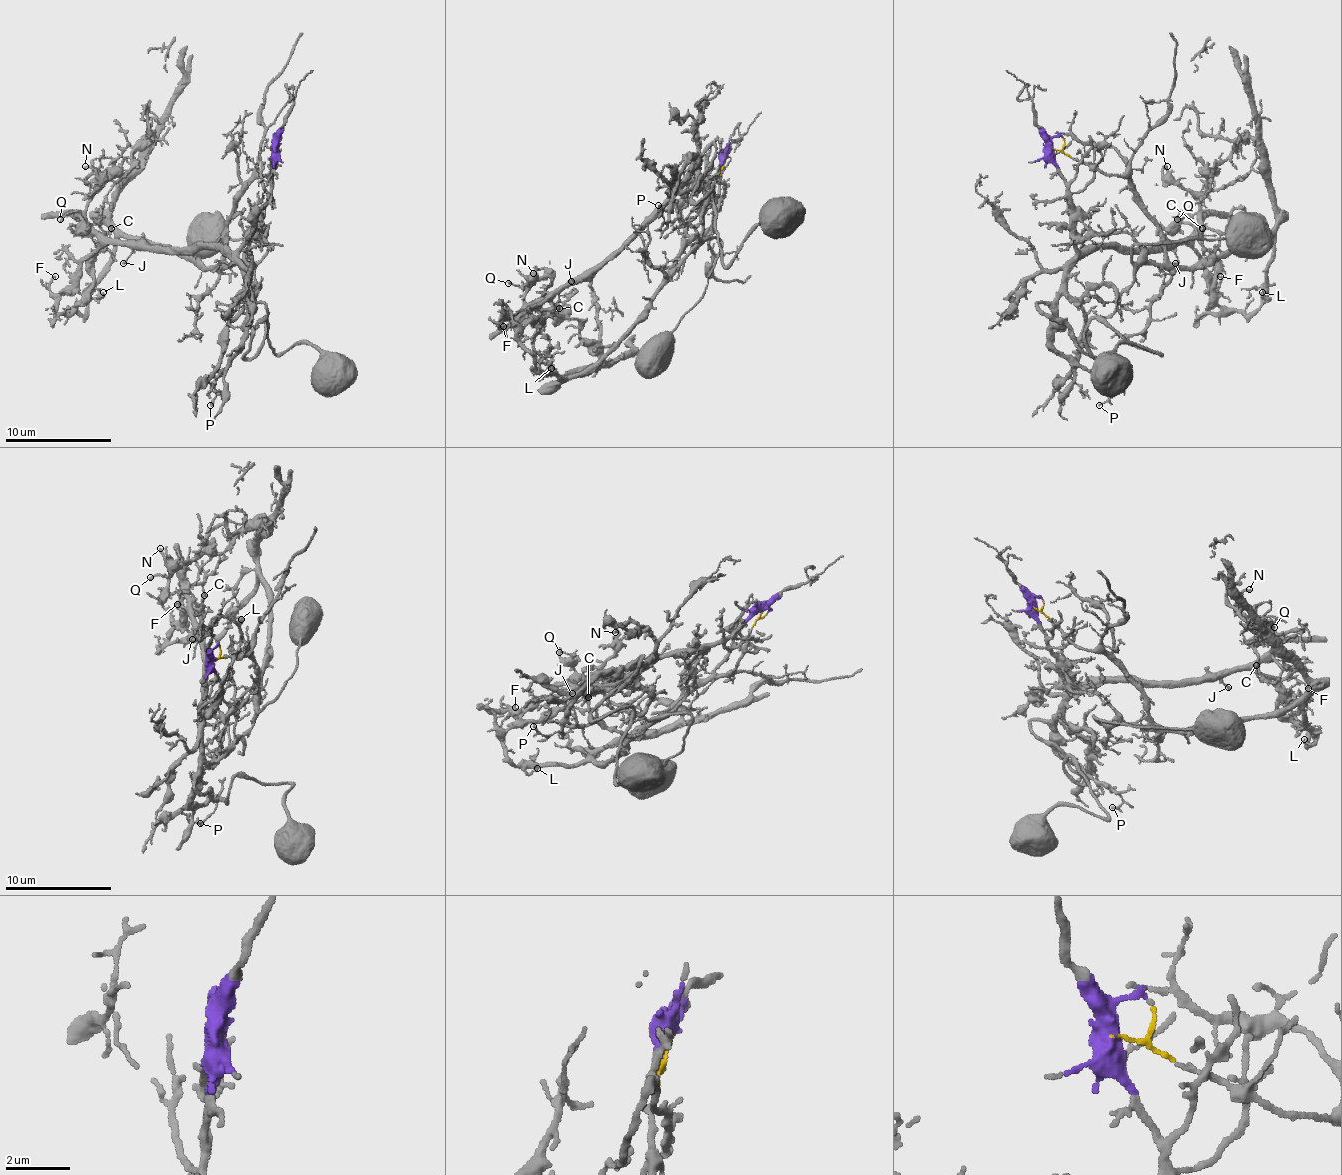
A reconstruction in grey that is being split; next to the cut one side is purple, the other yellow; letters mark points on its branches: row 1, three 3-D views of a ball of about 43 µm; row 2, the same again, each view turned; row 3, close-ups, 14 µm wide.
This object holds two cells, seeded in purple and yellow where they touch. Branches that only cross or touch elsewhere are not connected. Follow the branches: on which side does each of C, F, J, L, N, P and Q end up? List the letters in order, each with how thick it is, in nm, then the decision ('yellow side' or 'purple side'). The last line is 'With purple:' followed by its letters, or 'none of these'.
C: 130 nm thick; purple side
F: 160 nm thick; purple side
J: 130 nm thick; purple side
L: 90 nm thick; yellow side
N: 160 nm thick; purple side
P: 70 nm thick; purple side
Q: 150 nm thick; purple side
With purple: C, F, J, N, P, Q

